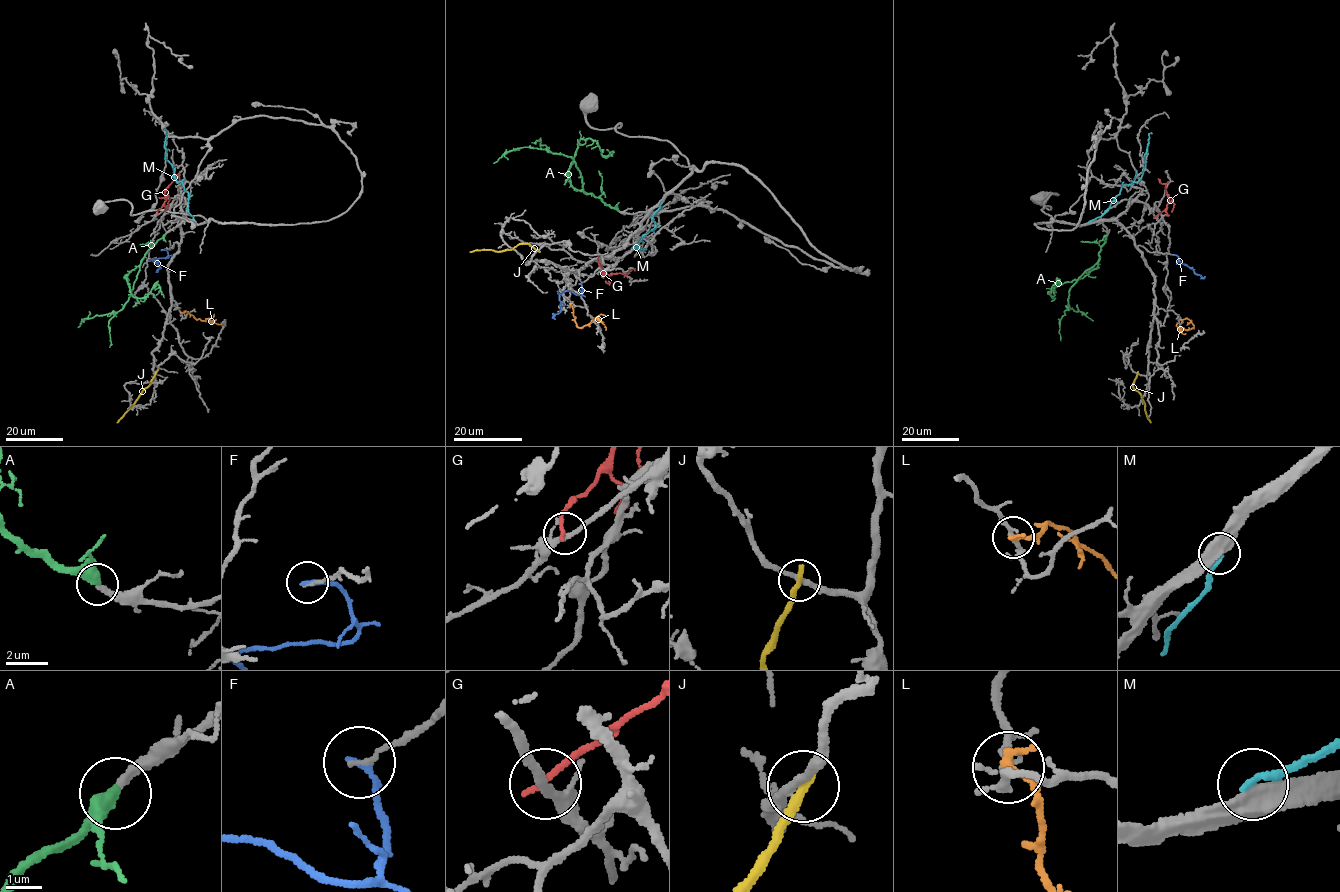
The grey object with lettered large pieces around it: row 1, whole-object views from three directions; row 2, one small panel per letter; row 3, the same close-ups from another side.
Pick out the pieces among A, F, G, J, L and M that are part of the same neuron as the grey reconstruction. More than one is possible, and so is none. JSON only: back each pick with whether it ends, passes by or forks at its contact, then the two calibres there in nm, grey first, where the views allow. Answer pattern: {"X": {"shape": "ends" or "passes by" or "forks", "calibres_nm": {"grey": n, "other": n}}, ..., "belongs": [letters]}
{"A": {"shape": "ends", "calibres_nm": {"grey": 240, "other": 480}}, "belongs": ["A"]}

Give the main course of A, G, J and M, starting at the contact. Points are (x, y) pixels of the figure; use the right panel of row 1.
A: (1107, 235), (1097, 262), (1070, 288), (1068, 299), (1069, 308), (1093, 321)
G: (1155, 217), (1167, 207), (1169, 200), (1165, 184), (1159, 179), (1159, 182)
J: (1137, 374), (1133, 385), (1143, 400), (1151, 423)
M: (1089, 221), (1108, 209), (1121, 186), (1131, 184), (1142, 176), (1151, 133)

